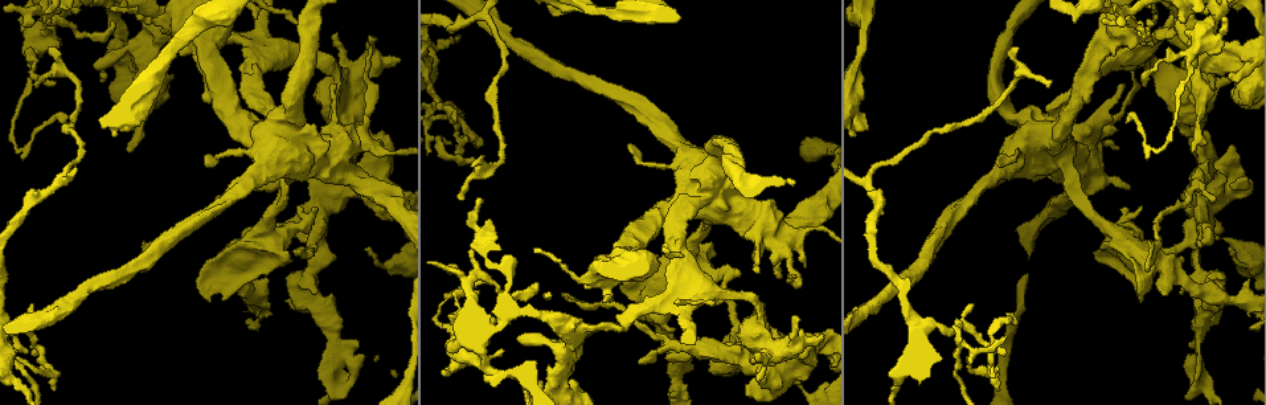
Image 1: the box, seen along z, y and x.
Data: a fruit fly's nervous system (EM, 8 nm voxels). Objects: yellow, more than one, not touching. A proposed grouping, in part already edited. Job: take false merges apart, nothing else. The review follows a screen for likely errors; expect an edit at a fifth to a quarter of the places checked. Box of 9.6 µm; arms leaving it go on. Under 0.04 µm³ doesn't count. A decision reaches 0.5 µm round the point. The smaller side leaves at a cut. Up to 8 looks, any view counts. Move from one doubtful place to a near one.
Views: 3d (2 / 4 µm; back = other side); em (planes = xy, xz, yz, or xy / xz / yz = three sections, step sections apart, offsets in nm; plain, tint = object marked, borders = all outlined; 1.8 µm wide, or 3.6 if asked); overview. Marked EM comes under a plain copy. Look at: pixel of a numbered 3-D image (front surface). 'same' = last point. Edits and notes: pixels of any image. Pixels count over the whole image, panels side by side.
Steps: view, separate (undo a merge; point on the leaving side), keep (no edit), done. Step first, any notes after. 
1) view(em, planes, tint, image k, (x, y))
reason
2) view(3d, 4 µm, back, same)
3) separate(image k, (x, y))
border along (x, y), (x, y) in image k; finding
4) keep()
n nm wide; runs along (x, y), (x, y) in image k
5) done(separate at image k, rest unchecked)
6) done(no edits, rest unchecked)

view(em, planes, tint, image 1, (145, 52))

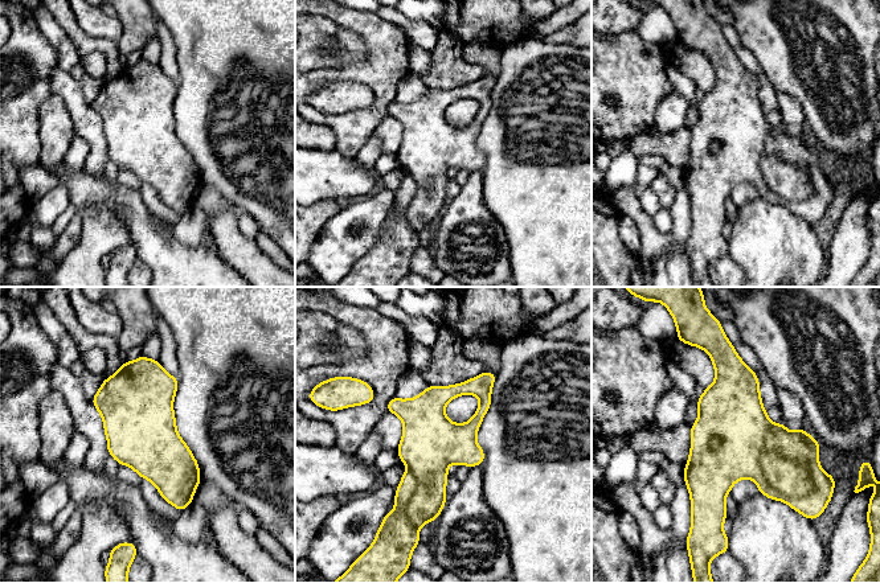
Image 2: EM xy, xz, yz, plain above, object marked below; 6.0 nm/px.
separate(image 2, (762, 436))
360 nm wide; the part that leaves runs along (488, 374), (475, 422), (430, 467), (429, 513) in image 2; a second cell is stuck on

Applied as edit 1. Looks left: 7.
view(em, yz, step 8, tint, image 1, (1131, 16))
sharp bend

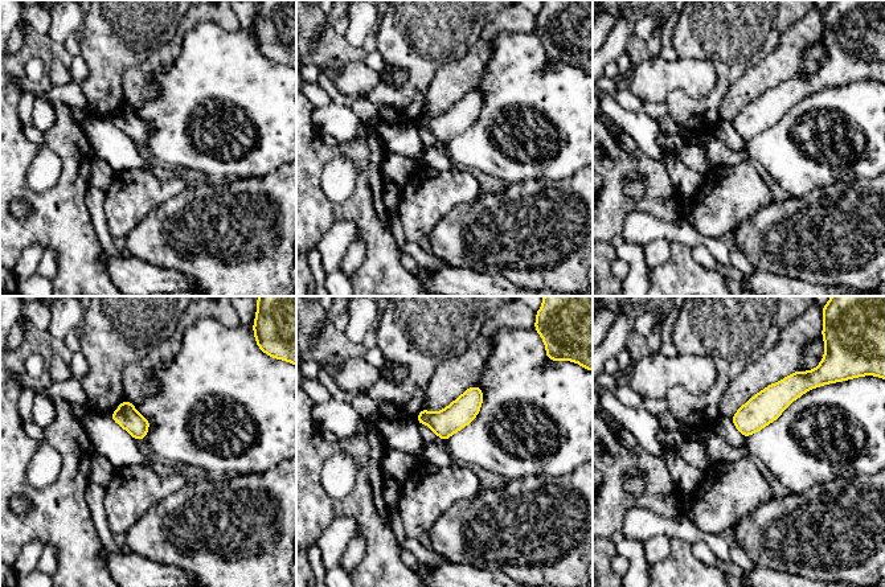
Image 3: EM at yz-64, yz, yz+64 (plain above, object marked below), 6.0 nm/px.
view(em, planes, borders, same)
cut it another way

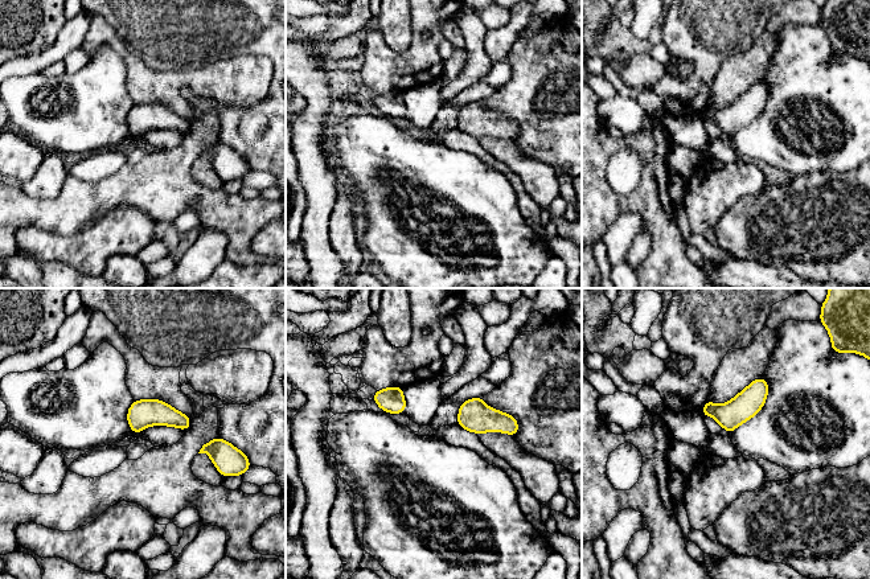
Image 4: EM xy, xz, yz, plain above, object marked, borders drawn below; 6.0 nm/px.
keep()
one cell here

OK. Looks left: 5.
done(separate at image 2, rest unchecked)

